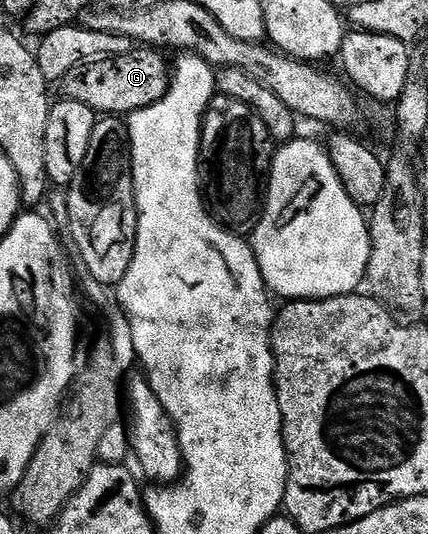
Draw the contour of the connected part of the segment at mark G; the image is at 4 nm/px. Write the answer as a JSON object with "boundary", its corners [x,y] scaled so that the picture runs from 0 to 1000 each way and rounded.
{"boundary":[[[315,88],[278,107],[201,114],[171,125],[143,154],[145,180],[161,189],[199,193],[231,215],[304,215],[367,193],[400,163],[402,131],[395,114],[362,88]]]}

